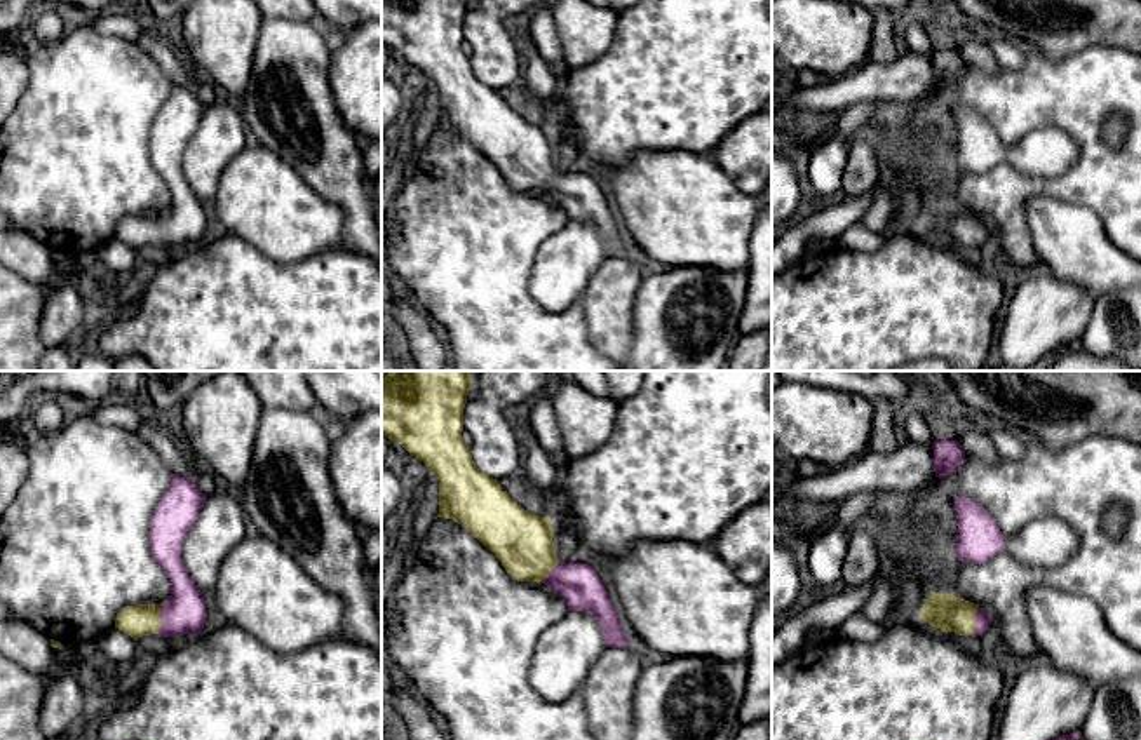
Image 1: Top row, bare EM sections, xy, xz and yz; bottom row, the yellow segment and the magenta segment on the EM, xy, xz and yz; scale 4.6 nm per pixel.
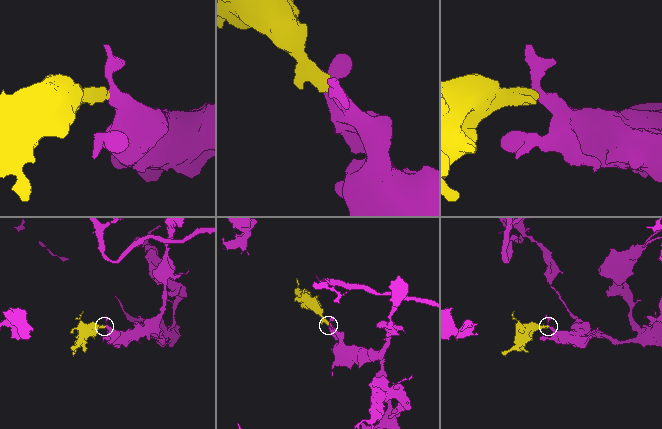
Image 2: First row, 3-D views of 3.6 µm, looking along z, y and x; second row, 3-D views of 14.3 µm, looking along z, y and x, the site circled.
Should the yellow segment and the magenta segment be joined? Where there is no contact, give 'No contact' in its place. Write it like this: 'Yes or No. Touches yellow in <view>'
Yes. Touches yellow in xy

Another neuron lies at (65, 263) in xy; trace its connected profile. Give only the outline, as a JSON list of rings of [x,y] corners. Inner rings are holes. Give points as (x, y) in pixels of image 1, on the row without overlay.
[[[61,252],[57,258],[54,258],[54,266],[71,280],[84,280],[84,272],[78,268],[75,254]]]

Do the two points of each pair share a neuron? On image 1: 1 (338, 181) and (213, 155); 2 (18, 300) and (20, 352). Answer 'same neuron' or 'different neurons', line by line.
1: different neurons
2: same neuron

